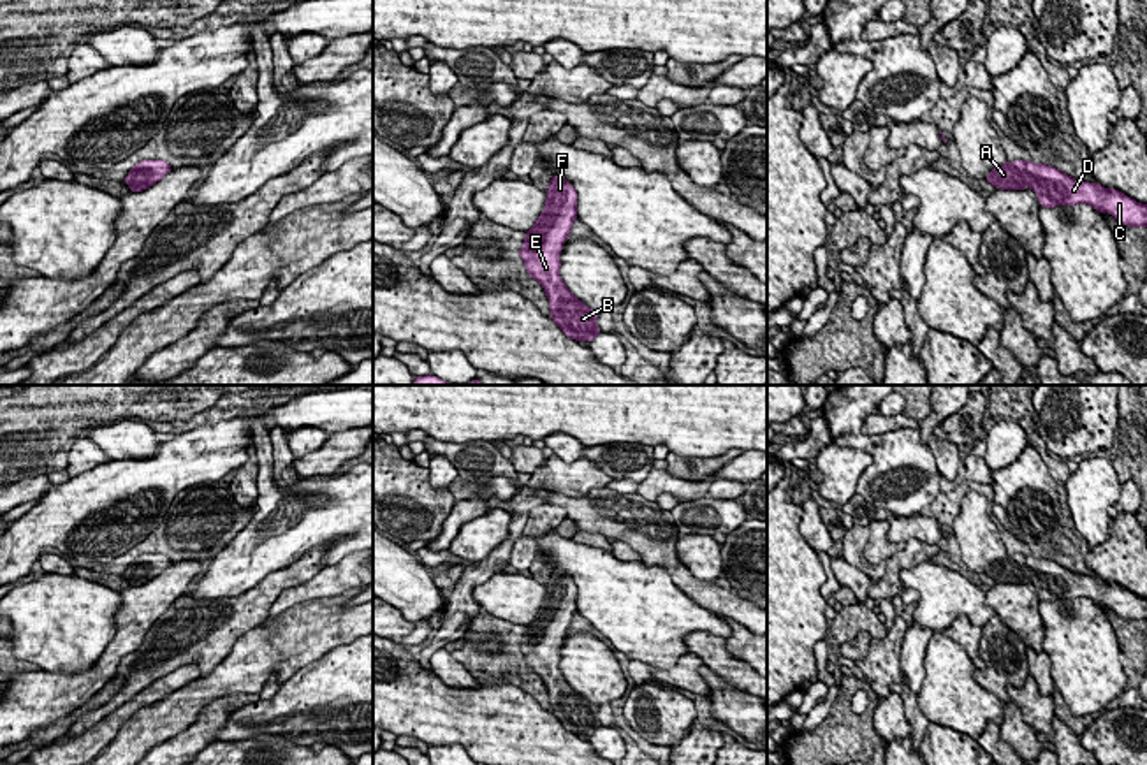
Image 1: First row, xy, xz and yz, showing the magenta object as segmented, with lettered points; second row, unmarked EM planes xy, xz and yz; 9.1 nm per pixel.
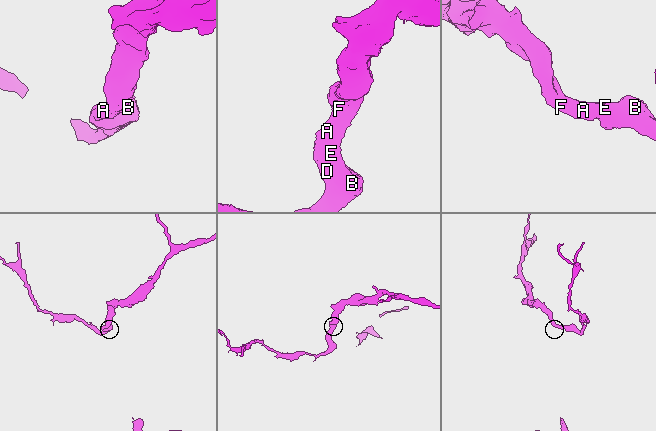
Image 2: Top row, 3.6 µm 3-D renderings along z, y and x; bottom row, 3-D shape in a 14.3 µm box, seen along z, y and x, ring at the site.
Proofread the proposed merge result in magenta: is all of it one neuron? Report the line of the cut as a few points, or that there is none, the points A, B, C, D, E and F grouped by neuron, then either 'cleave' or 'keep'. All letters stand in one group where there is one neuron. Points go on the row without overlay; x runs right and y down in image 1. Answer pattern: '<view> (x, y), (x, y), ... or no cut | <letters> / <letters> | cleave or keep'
no cut | A B C D E F | keep

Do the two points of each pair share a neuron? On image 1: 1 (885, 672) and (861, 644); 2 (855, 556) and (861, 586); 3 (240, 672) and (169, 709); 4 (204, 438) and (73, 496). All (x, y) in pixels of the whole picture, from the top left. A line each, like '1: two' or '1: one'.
1: two
2: two
3: one
4: one

